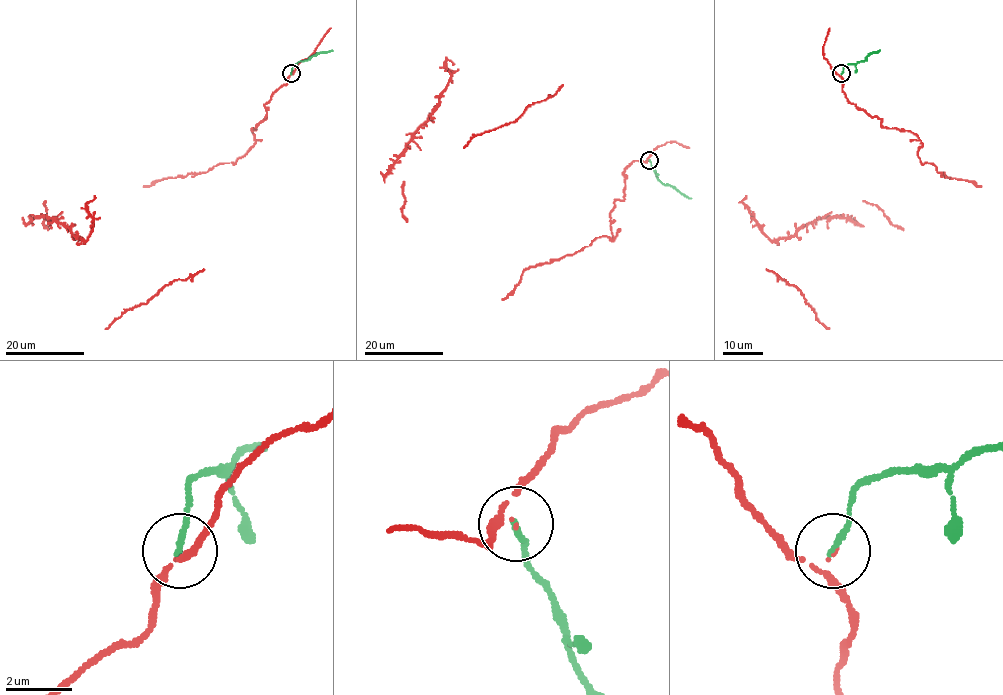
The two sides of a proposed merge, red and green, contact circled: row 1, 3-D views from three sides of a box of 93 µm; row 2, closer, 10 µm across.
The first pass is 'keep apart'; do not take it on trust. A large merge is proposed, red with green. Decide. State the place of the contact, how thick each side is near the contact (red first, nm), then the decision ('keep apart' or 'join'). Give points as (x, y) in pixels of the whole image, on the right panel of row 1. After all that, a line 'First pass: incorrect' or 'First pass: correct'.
at (841, 73); 50 nm thick on the red side, 180 nm on the other; join
First pass: incorrect

